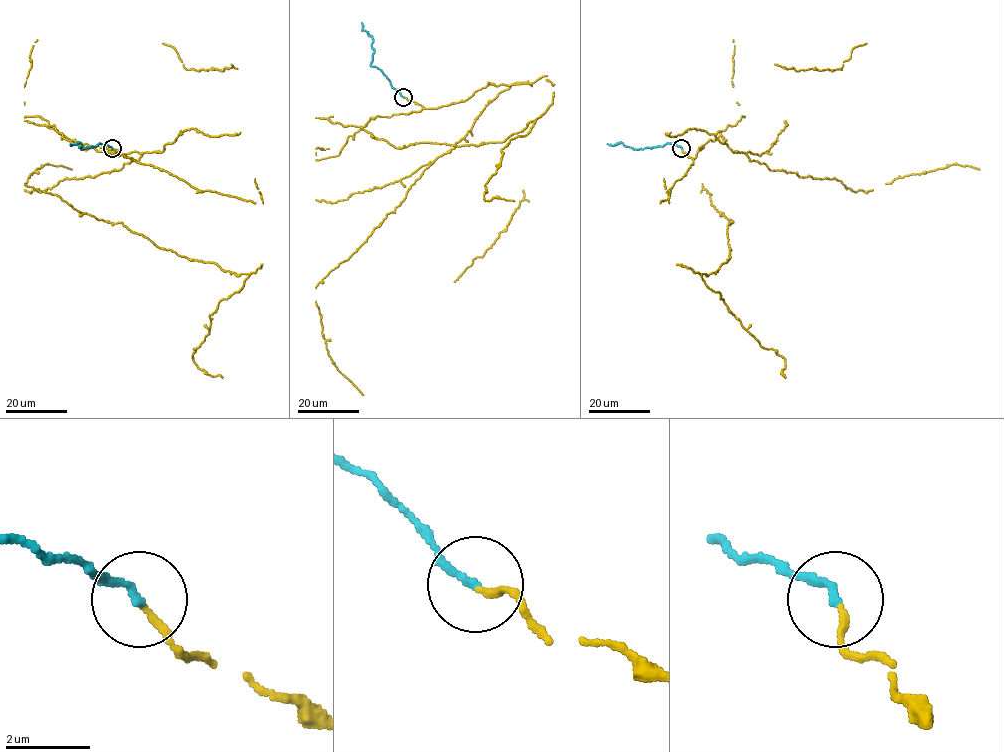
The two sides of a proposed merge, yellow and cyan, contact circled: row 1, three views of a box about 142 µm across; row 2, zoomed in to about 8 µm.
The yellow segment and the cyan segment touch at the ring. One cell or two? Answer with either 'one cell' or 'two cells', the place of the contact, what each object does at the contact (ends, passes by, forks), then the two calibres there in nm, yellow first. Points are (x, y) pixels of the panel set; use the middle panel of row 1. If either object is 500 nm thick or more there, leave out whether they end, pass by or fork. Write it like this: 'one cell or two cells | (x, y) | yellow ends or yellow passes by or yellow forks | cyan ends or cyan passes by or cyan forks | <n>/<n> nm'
one cell | (403, 97) | yellow ends | cyan ends | 160/200 nm

